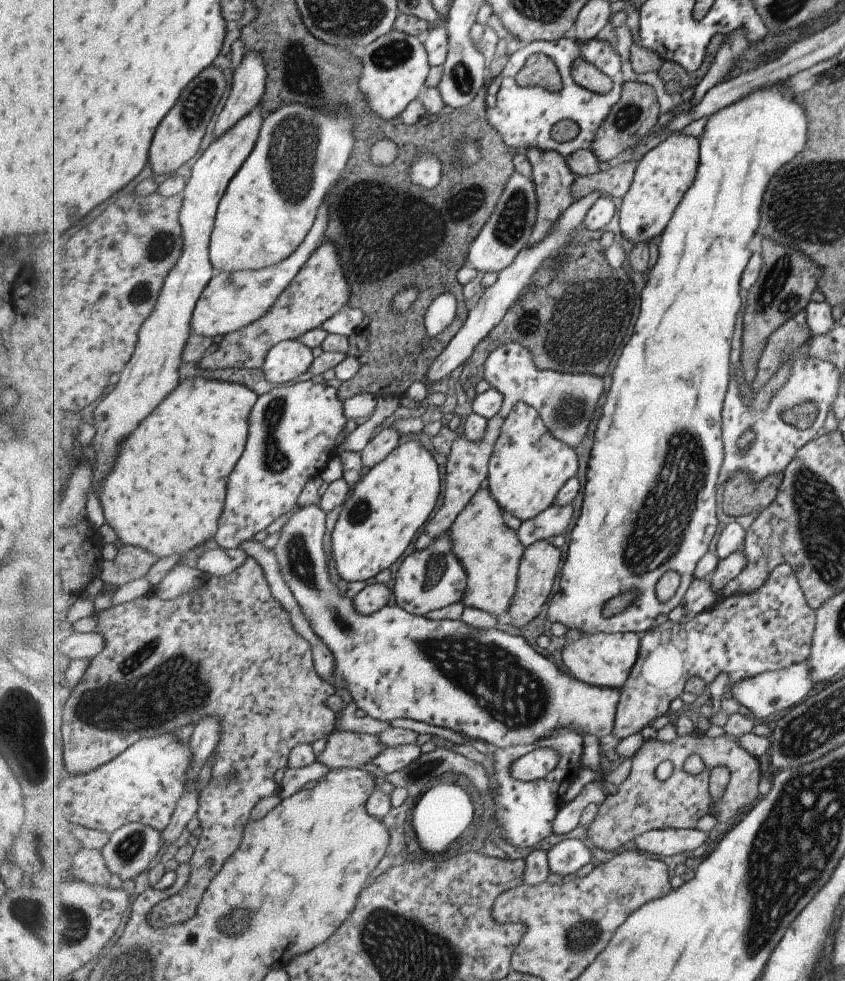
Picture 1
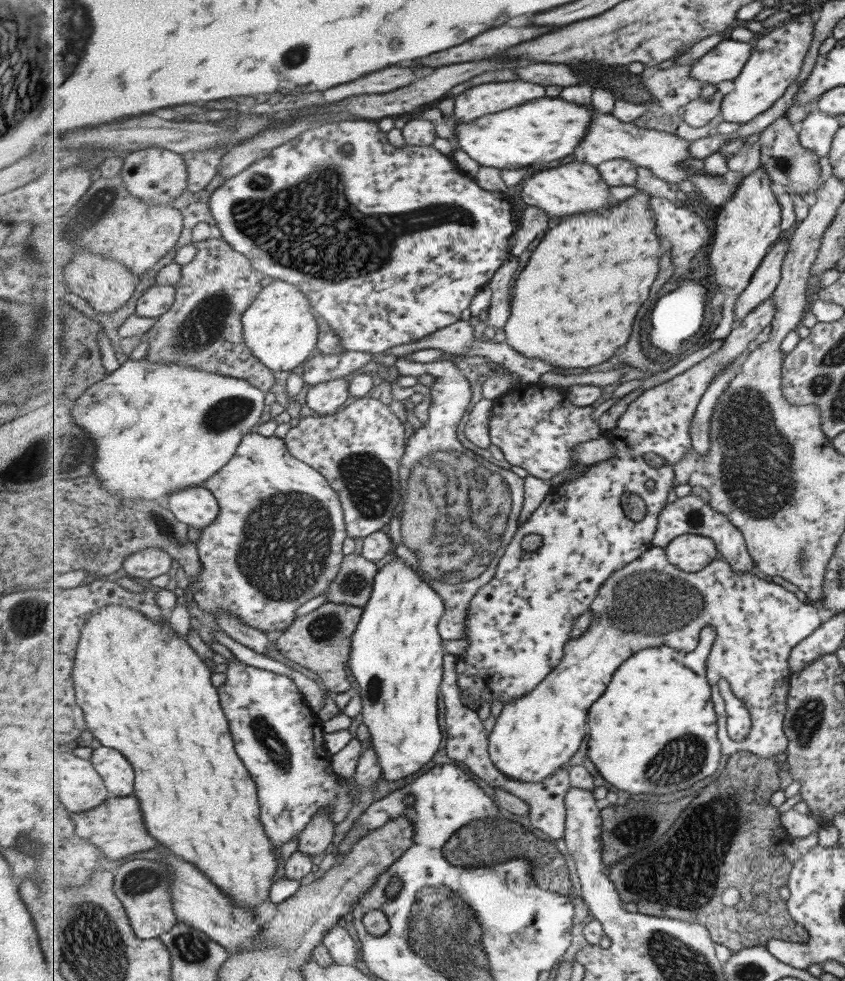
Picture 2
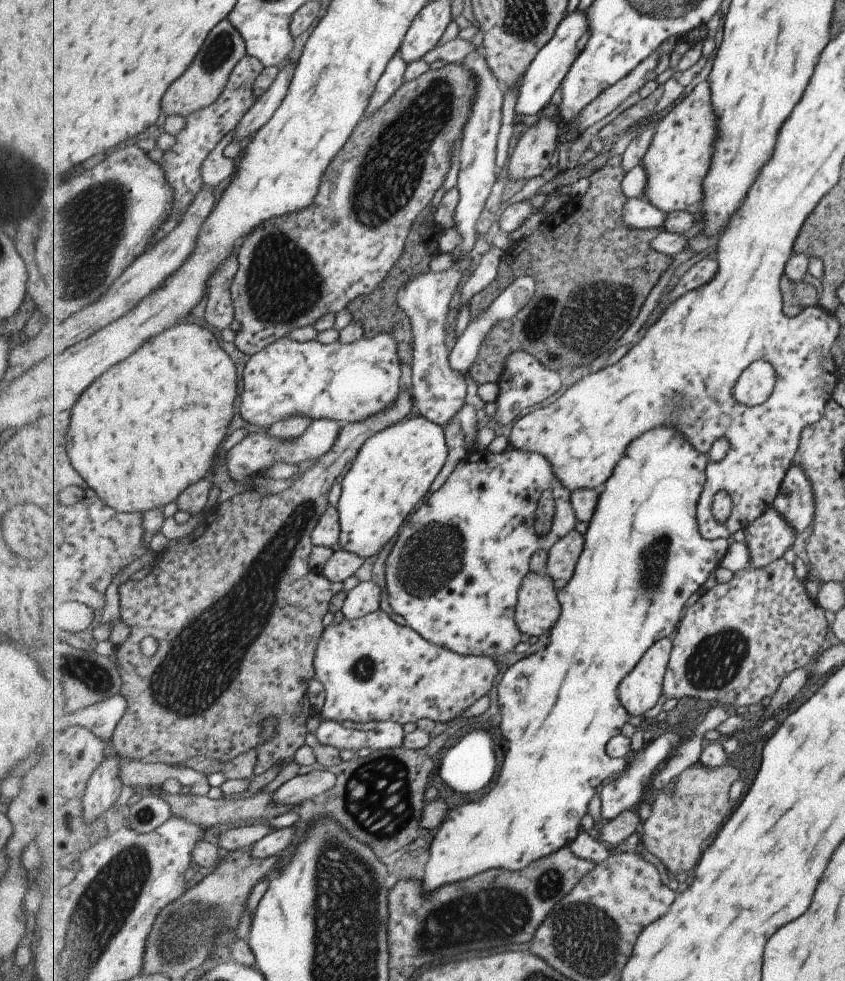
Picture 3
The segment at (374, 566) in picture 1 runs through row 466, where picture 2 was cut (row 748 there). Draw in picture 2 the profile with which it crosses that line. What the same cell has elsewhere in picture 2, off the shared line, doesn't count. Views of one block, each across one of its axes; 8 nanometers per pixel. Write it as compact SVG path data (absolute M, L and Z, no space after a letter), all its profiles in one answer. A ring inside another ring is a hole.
M395 556L382 564L373 583L372 597L364 606L362 620L353 636L353 650L350 654L349 668L360 686L362 722L373 740L372 746L383 769L382 777L389 782L403 780L423 770L425 764L433 760L443 742L437 716L446 652L441 646L443 638L437 624L445 614L445 604L442 595L433 586L423 582L416 571Z

